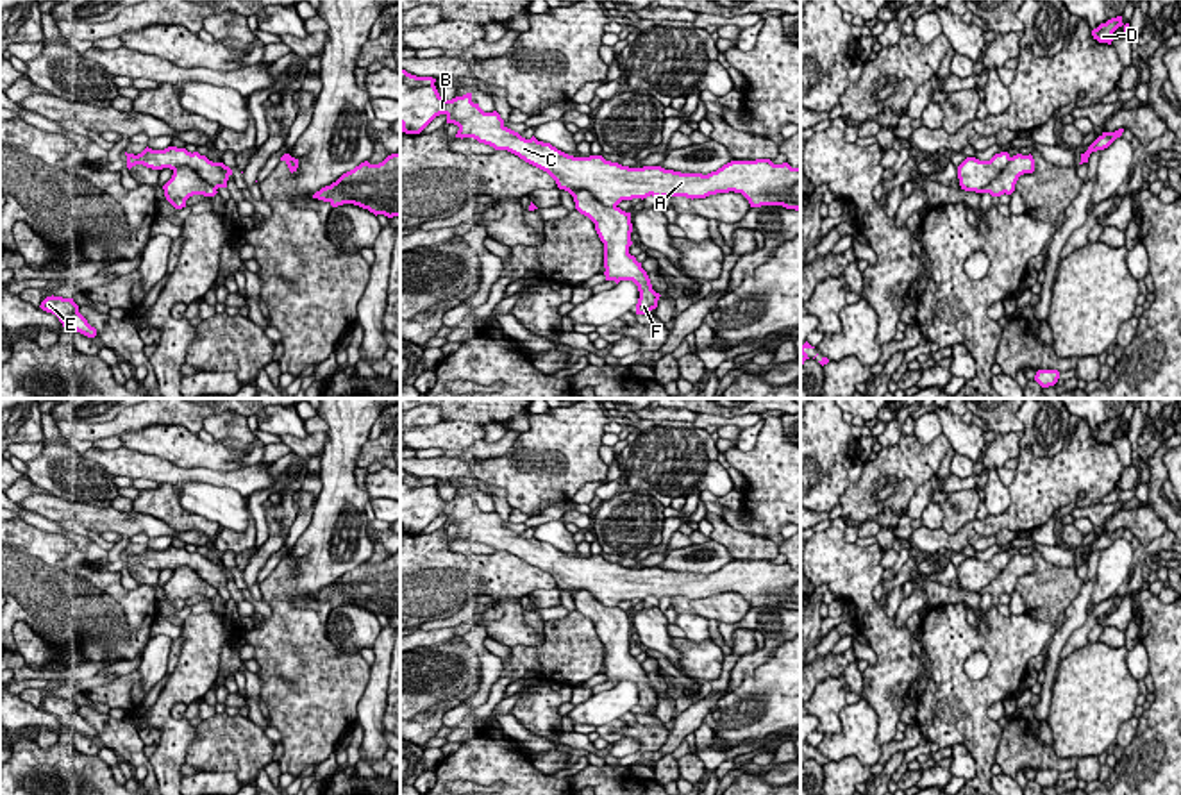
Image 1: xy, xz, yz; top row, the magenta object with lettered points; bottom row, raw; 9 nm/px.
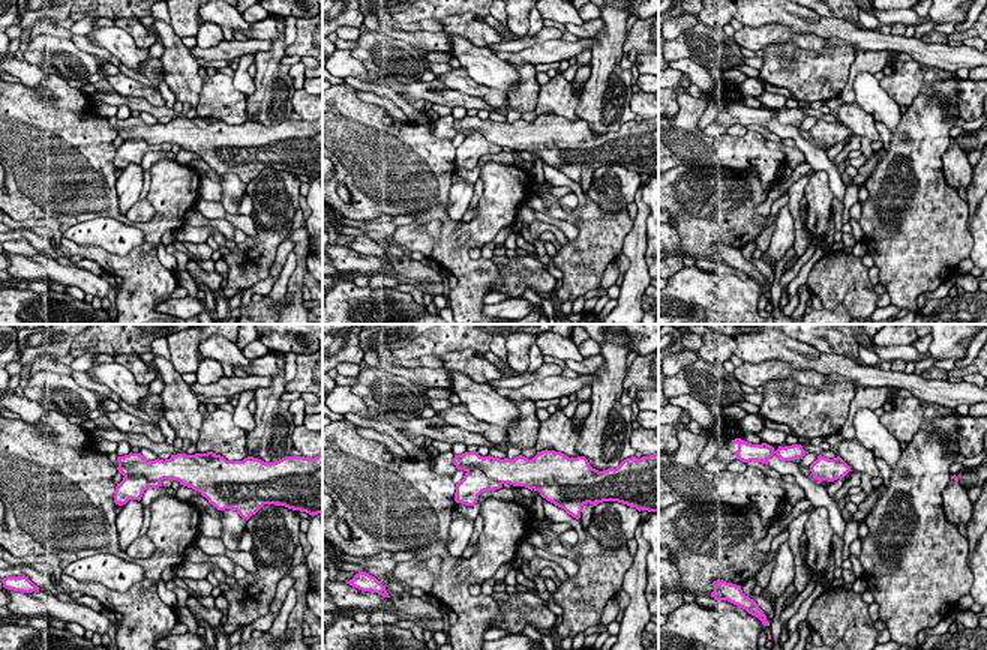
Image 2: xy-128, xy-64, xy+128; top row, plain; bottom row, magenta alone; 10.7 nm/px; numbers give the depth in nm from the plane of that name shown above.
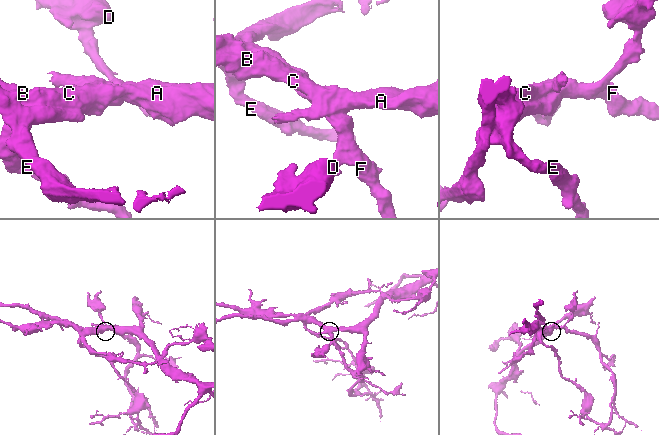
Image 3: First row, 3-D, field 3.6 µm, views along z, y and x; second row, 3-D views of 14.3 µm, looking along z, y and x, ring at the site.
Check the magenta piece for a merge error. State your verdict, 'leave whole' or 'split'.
split

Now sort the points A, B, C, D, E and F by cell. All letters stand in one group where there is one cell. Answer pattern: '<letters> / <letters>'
A B C E / D F

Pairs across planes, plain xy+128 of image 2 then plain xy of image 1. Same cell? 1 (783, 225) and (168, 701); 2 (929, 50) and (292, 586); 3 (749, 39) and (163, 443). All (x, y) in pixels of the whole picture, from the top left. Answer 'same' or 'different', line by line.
1: different
2: different
3: different

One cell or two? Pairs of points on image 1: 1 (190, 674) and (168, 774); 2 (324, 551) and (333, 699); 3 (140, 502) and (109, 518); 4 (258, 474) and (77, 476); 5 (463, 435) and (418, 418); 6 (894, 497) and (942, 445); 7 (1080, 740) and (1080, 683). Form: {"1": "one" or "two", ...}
{"1": "one", "2": "one", "3": "two", "4": "two", "5": "two", "6": "one", "7": "one"}

